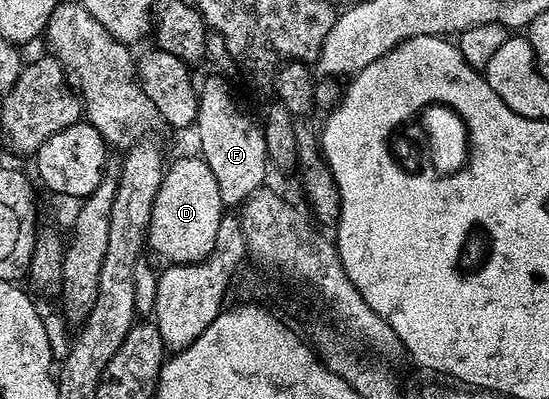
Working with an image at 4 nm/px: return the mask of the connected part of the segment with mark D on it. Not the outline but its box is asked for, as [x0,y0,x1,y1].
[146,155,224,264]

